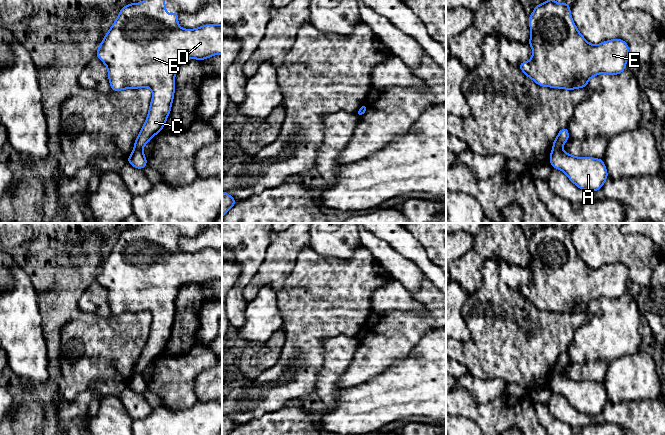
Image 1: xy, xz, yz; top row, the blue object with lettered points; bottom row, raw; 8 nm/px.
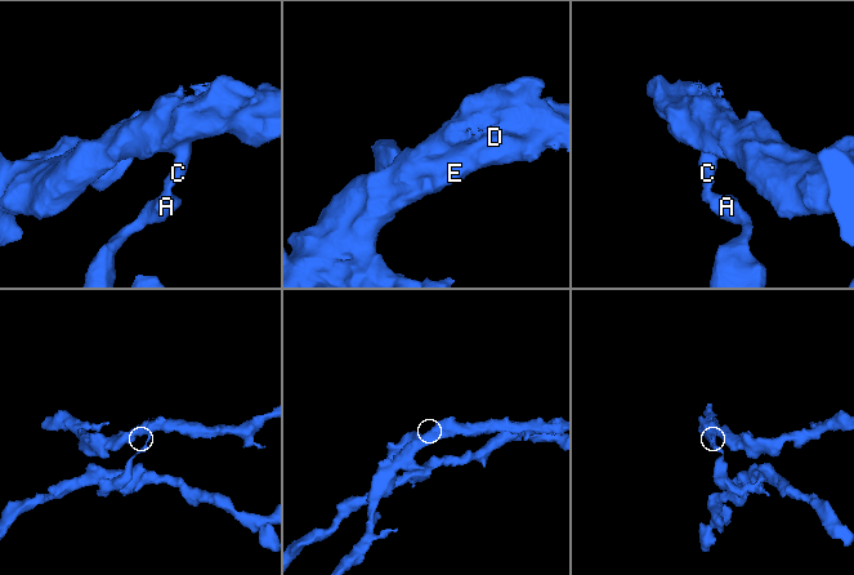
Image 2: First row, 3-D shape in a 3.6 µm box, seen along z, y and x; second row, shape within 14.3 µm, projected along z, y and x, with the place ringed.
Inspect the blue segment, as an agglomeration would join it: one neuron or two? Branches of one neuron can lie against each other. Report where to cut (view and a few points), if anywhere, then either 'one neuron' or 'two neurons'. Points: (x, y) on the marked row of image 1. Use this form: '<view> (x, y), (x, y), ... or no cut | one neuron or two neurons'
yz (553, 146), (561, 149) | two neurons

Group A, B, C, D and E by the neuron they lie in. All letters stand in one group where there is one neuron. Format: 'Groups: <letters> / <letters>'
Groups: A / B C D E

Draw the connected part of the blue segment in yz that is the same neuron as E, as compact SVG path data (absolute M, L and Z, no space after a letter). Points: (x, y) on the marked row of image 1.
M549 0L537 5L529 16L529 26L531 37L528 44L532 47L533 54L529 61L520 62L519 68L539 86L567 90L585 88L591 77L601 73L618 75L626 69L629 57L628 44L619 38L607 40L598 45L590 44L574 24L568 2L557 3Z

